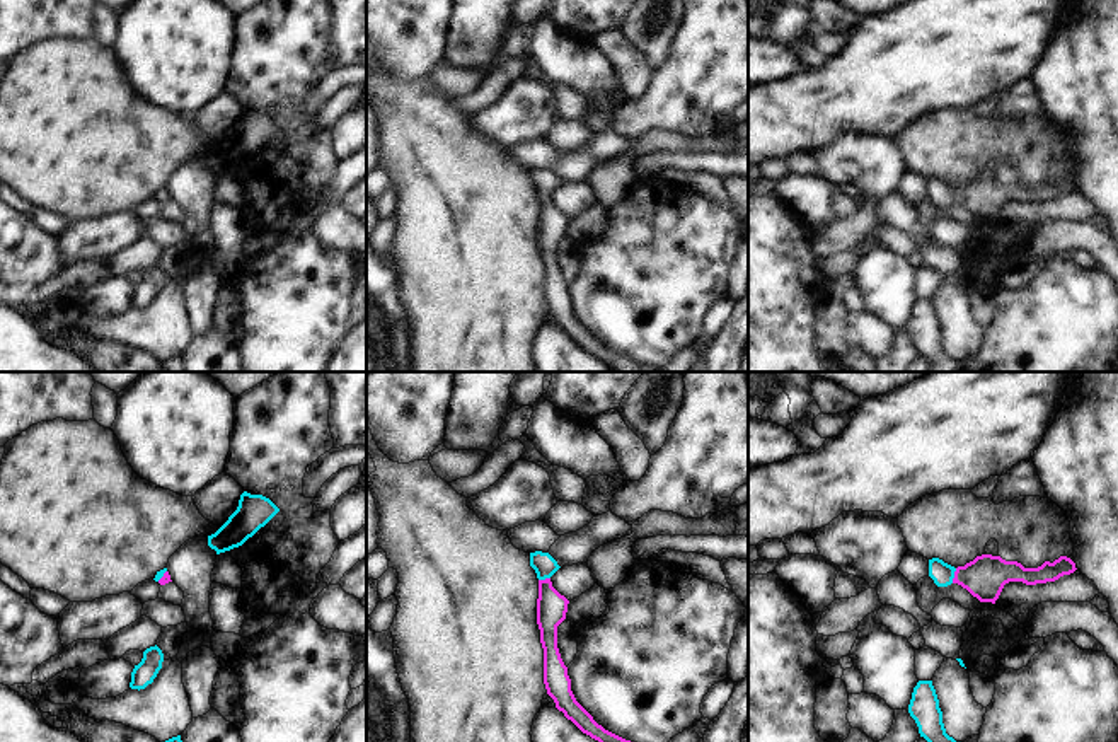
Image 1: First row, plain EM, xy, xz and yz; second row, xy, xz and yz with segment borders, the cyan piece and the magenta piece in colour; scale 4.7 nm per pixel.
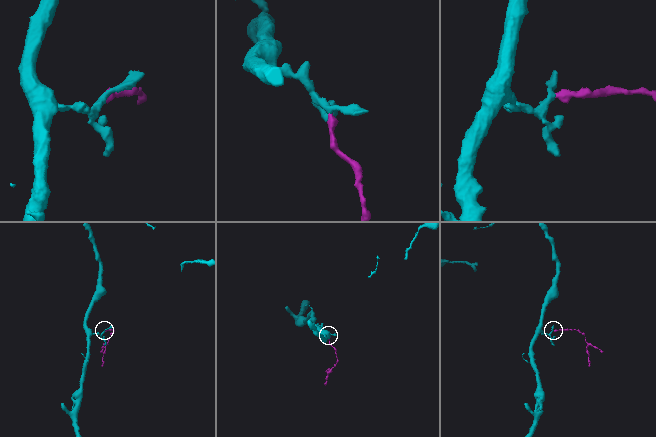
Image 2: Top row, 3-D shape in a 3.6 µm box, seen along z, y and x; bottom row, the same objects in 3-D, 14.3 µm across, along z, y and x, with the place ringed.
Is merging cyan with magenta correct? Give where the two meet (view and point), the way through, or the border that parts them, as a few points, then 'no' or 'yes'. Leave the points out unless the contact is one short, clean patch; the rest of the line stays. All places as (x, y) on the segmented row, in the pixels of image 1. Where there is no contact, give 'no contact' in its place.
yz (953, 575) | across yz (943, 573), (953, 575), (984, 577) | yes

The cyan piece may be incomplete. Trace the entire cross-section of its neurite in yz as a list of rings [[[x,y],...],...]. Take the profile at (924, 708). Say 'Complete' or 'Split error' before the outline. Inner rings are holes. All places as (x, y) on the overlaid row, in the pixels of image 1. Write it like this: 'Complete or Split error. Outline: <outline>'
Complete. Outline: [[[919,681],[913,687],[908,713],[927,742],[956,742],[946,733],[942,711],[932,681]]]

